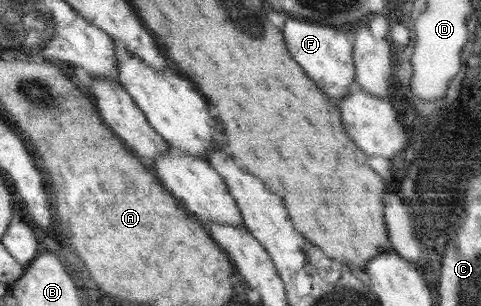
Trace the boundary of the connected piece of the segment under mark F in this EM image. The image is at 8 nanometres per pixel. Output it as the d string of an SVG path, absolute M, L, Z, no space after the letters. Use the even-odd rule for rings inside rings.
M287 16L281 34L293 61L297 61L297 65L309 75L309 79L313 79L319 91L323 91L327 97L333 97L337 102L349 93L351 83L355 82L355 64L351 58L351 41L345 30L323 27L308 20Z

